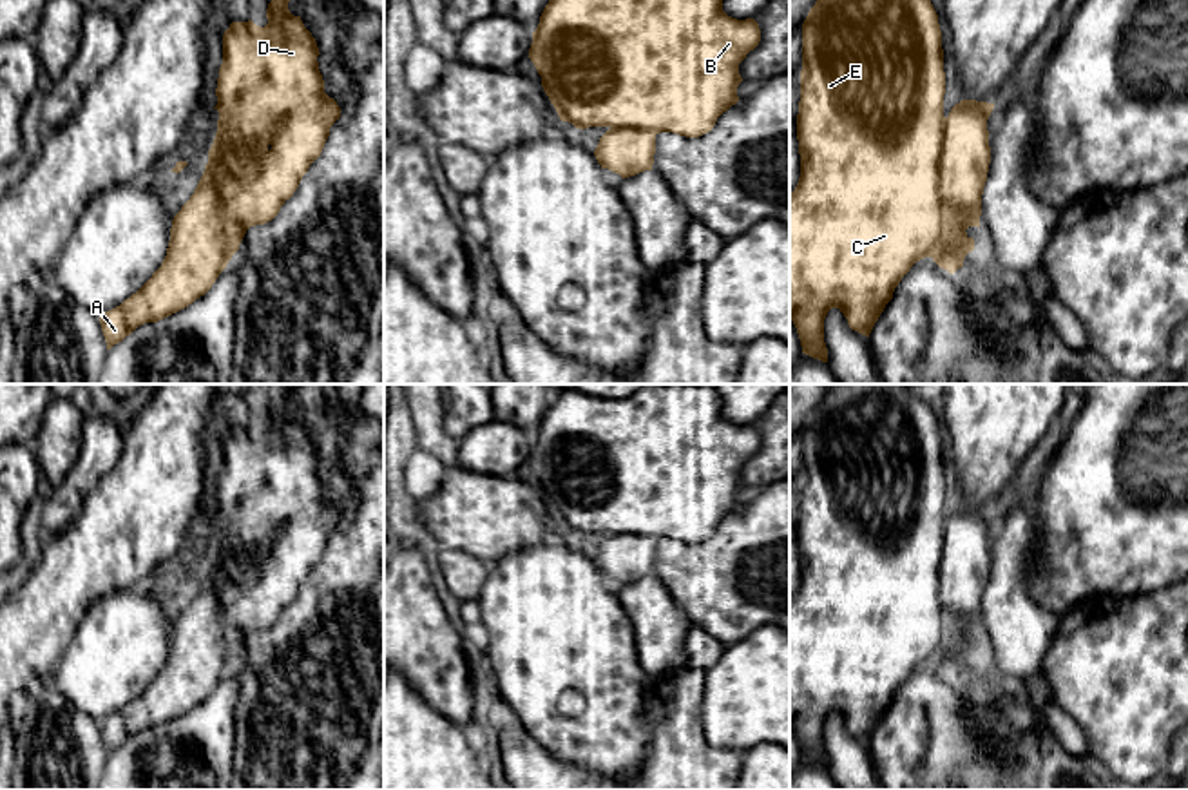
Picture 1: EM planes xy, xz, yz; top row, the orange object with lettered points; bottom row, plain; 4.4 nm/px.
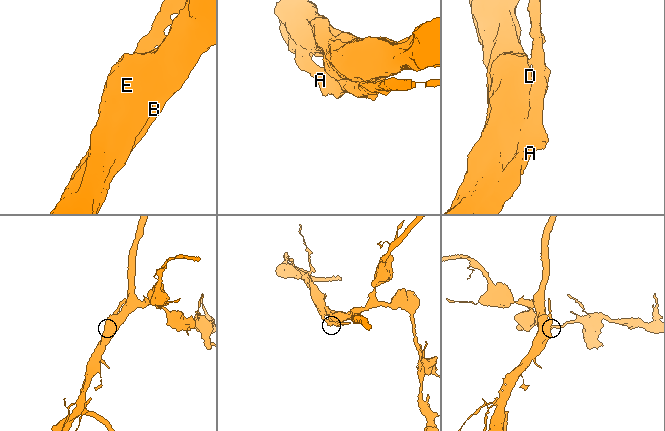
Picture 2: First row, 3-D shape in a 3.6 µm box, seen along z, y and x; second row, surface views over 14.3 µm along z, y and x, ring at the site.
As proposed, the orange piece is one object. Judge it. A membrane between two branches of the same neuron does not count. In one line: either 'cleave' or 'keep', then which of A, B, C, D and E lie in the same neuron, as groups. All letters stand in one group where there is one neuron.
cleave; groups A / B C D E

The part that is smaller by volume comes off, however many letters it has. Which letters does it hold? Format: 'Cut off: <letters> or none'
Cut off: A

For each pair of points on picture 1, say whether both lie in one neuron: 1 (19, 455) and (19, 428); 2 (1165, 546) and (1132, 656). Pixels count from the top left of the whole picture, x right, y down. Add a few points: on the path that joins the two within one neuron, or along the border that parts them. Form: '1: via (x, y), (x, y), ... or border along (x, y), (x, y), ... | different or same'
1: border along (19, 443), (26, 444) | different
2: border along (1168, 584), (1138, 595), (1111, 597) | different

